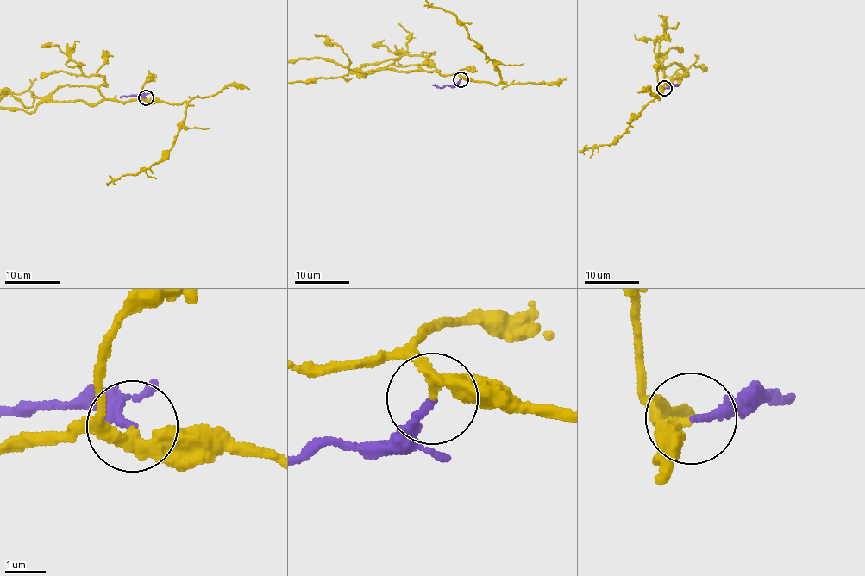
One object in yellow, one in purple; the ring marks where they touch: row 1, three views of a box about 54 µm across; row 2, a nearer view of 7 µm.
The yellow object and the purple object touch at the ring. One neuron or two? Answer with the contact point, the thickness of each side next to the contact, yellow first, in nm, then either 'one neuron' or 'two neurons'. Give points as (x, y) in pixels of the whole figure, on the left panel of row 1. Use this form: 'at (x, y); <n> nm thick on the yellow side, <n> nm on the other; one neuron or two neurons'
at (146, 97); 240 nm thick on the yellow side, 190 nm on the other; one neuron

